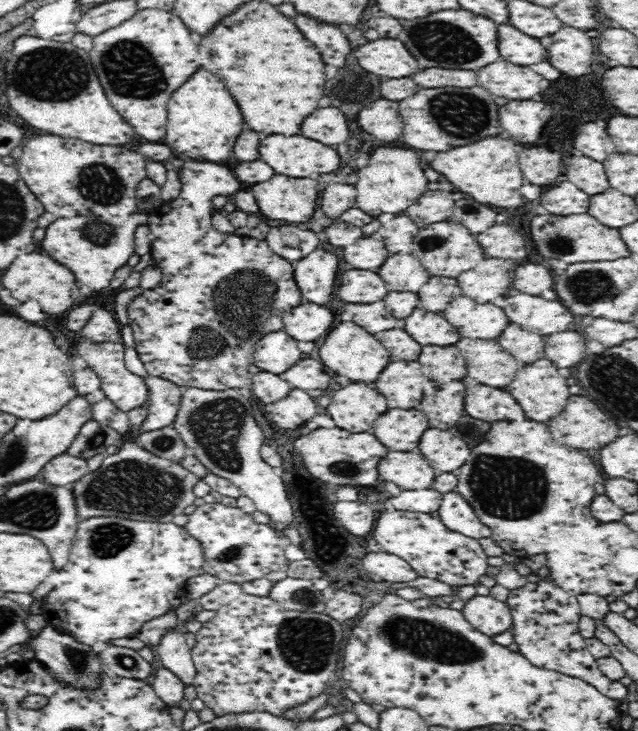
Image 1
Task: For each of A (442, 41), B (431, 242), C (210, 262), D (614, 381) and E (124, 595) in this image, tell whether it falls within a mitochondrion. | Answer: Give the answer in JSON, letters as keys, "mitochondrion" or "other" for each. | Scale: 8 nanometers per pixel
{"A":"mitochondrion","B":"mitochondrion","C":"other","D":"mitochondrion","E":"other"}

